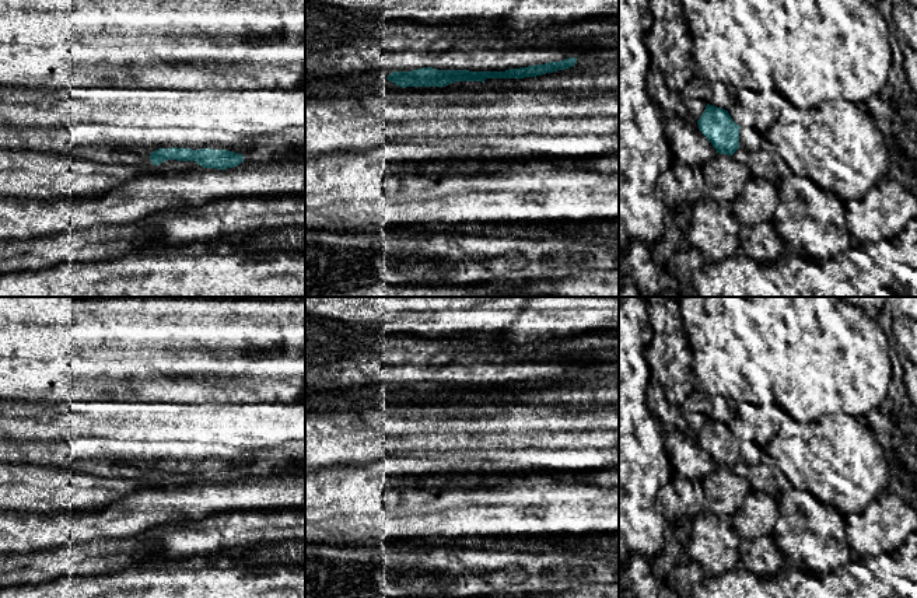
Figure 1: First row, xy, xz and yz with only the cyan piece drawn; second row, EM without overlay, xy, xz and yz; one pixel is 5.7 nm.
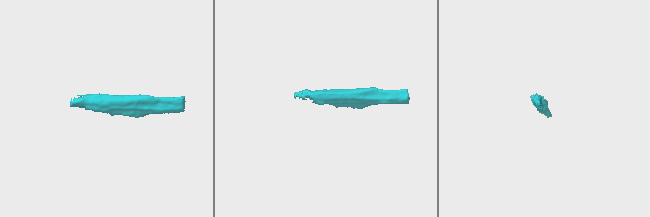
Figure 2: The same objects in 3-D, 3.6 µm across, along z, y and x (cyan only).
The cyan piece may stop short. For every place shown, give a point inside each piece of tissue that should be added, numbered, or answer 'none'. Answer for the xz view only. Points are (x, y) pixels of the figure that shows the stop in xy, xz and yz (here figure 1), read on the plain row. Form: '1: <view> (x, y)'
1: xz (363, 391)

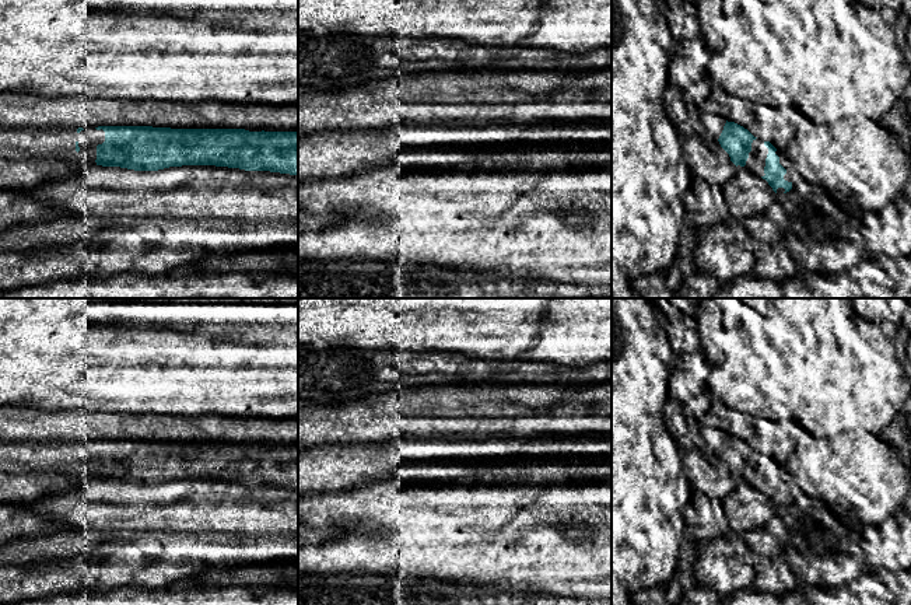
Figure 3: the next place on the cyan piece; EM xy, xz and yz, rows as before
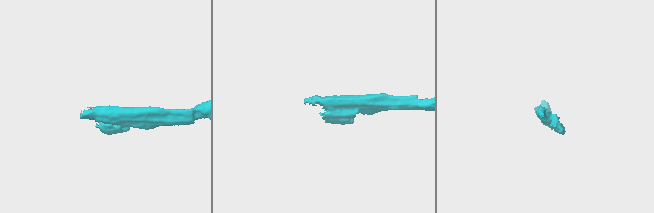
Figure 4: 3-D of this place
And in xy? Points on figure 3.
1: xy (16, 457)

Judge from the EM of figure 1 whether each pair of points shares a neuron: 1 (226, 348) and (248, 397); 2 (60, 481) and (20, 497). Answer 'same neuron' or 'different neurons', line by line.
1: different neurons
2: same neuron

